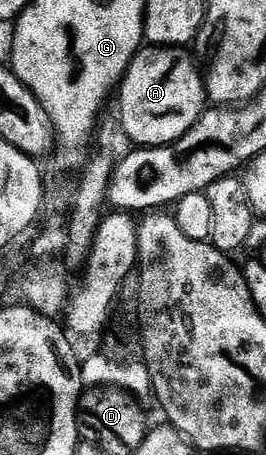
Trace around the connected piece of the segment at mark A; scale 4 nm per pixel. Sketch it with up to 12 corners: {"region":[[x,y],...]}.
{"region":[[184,48],[136,51],[118,87],[140,148],[177,142],[204,113]]}

